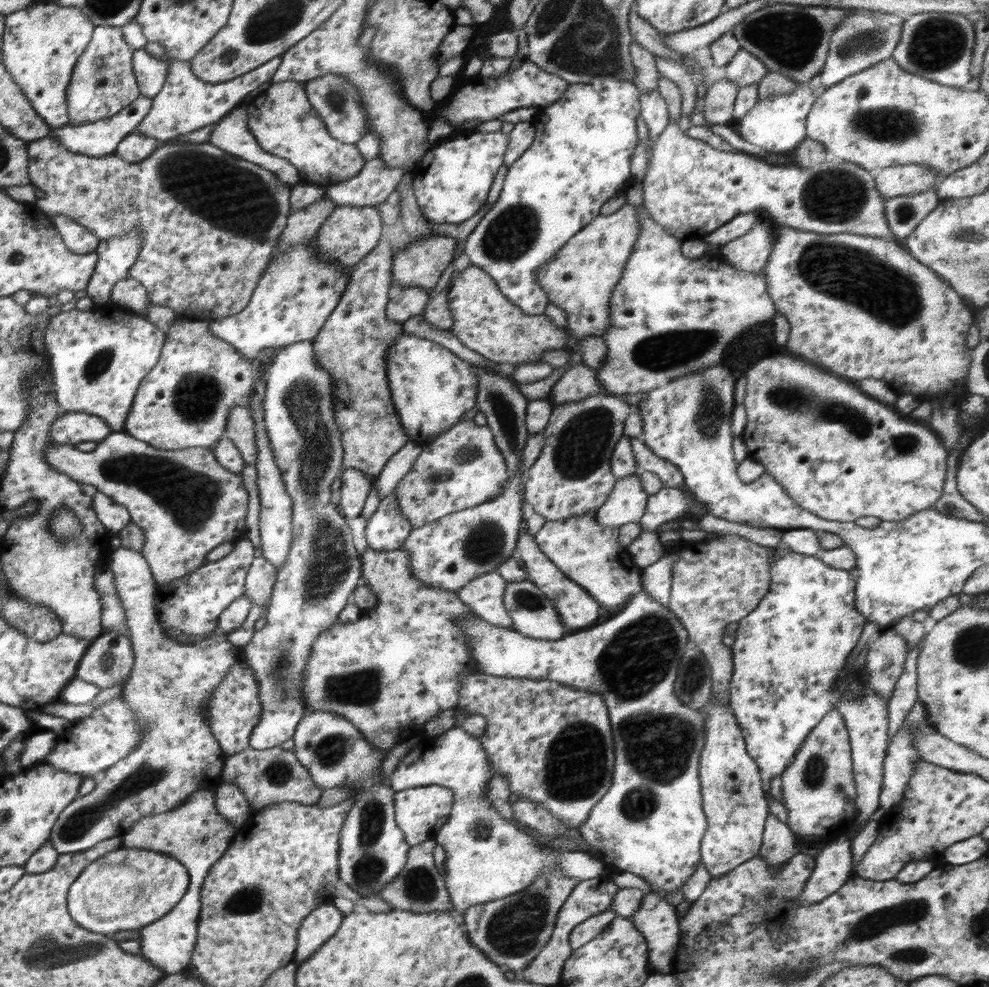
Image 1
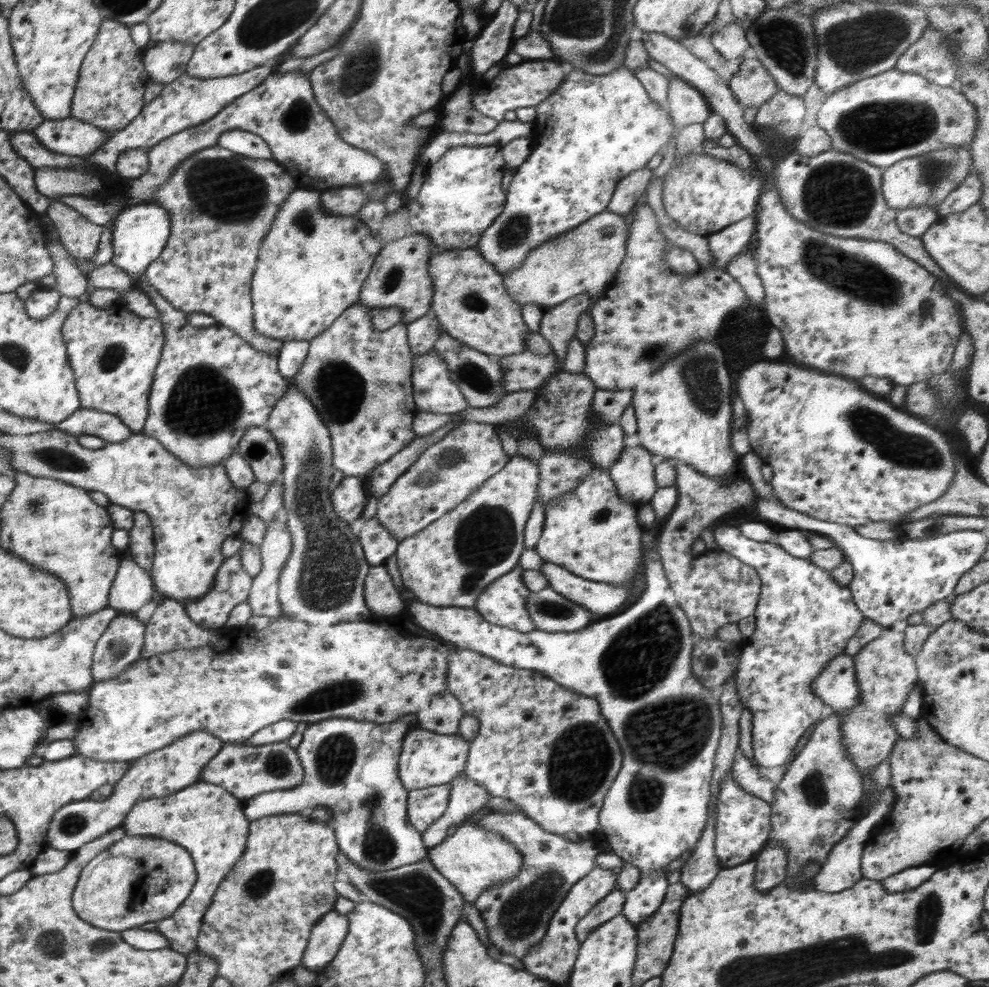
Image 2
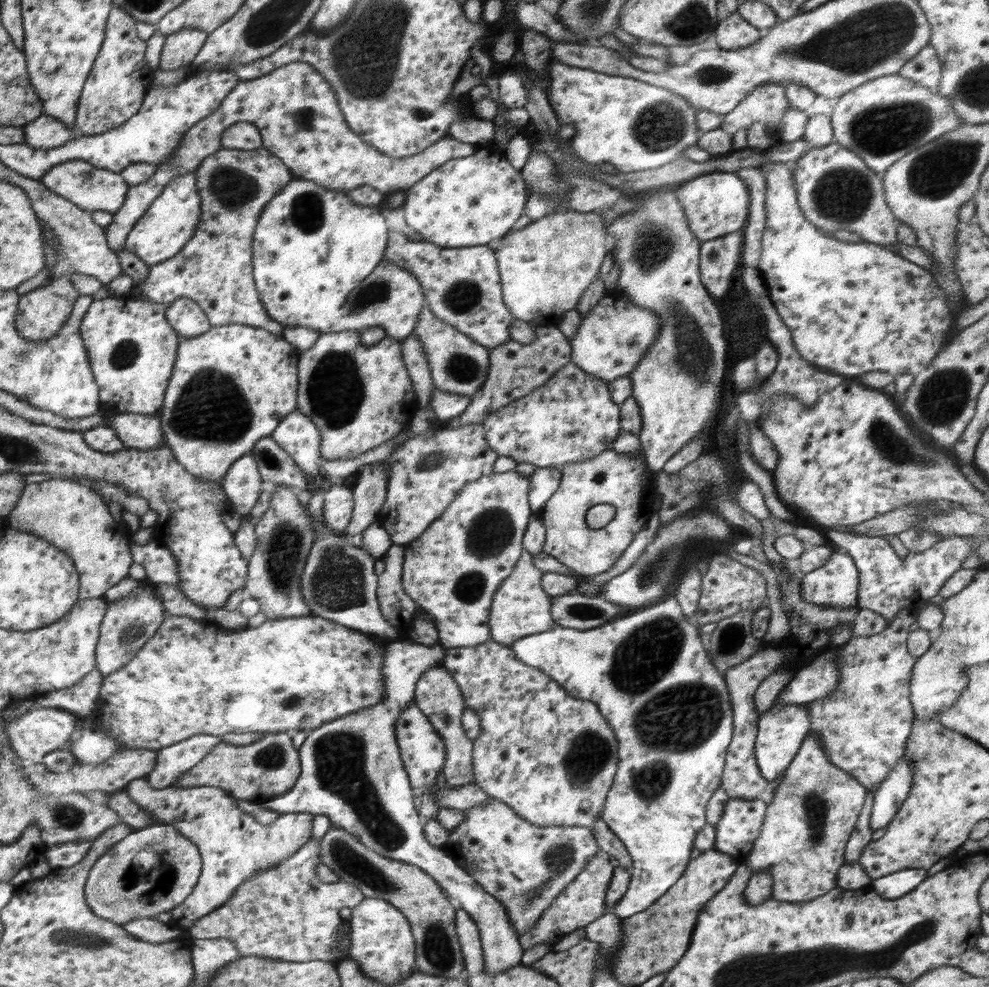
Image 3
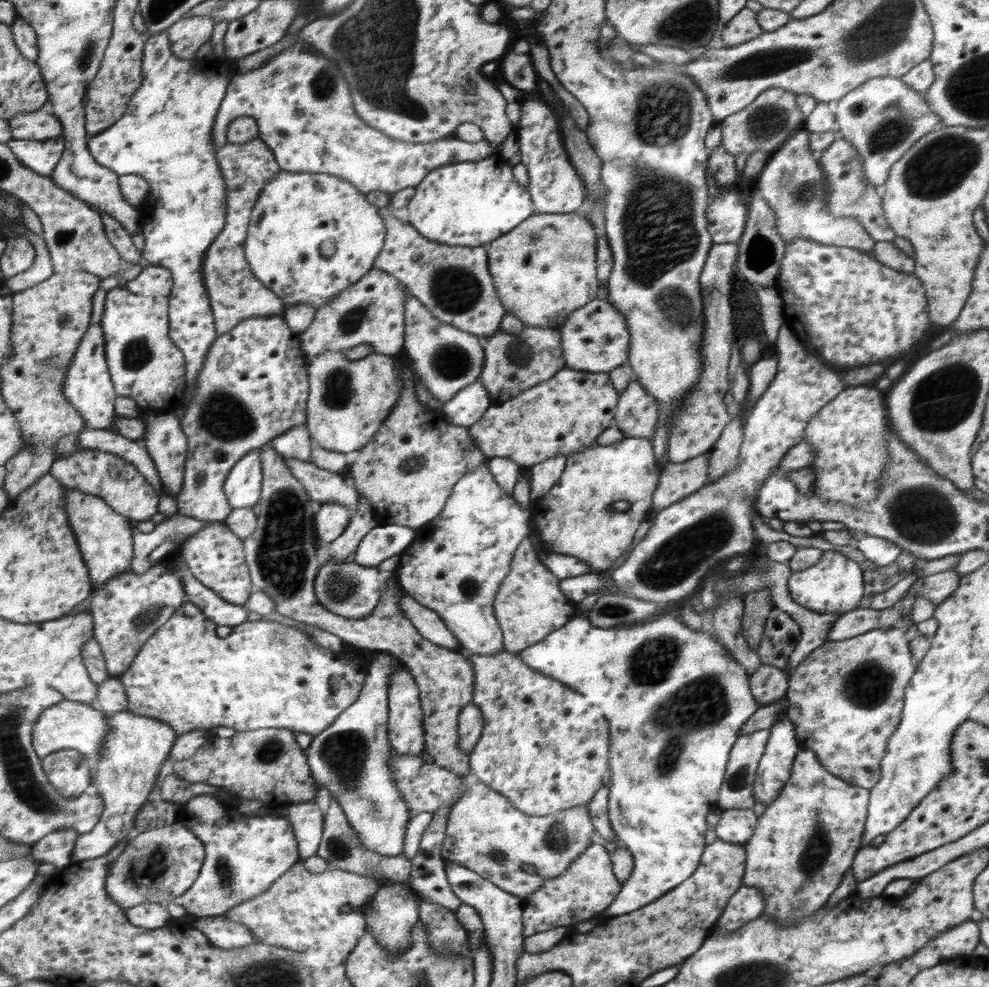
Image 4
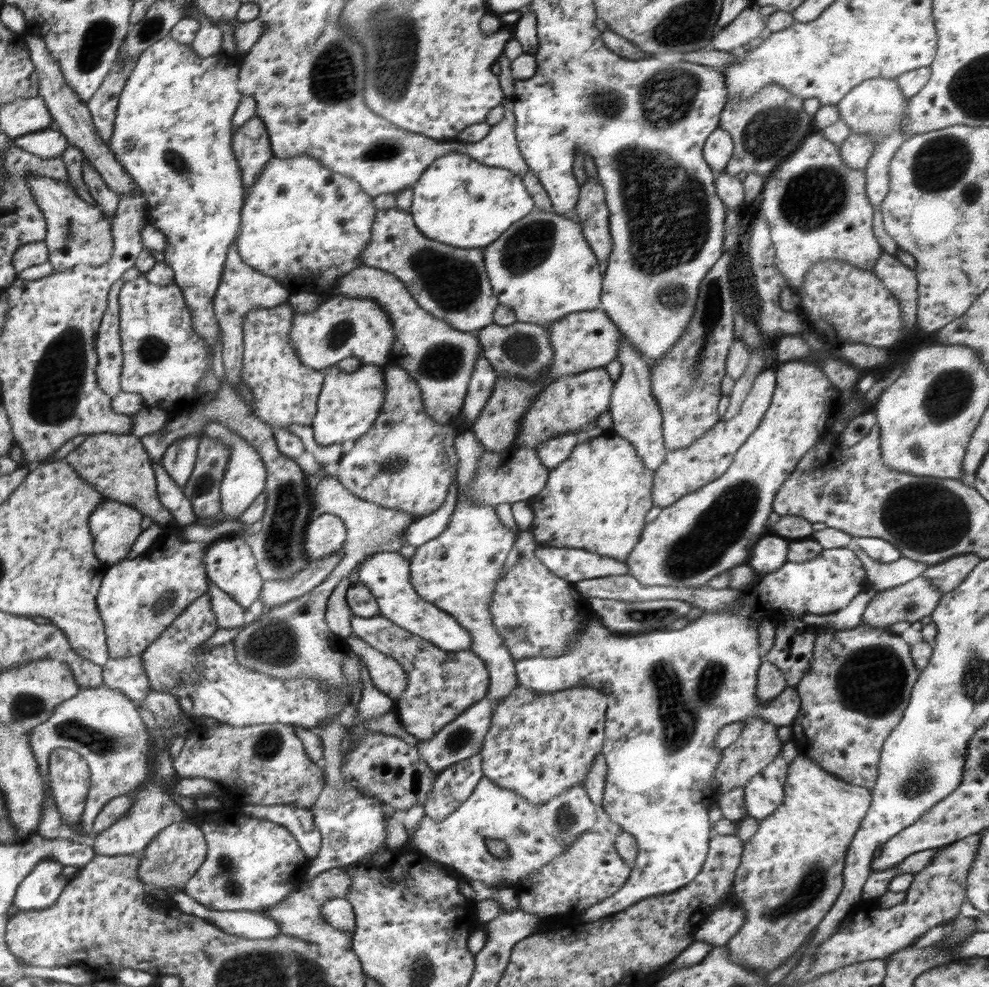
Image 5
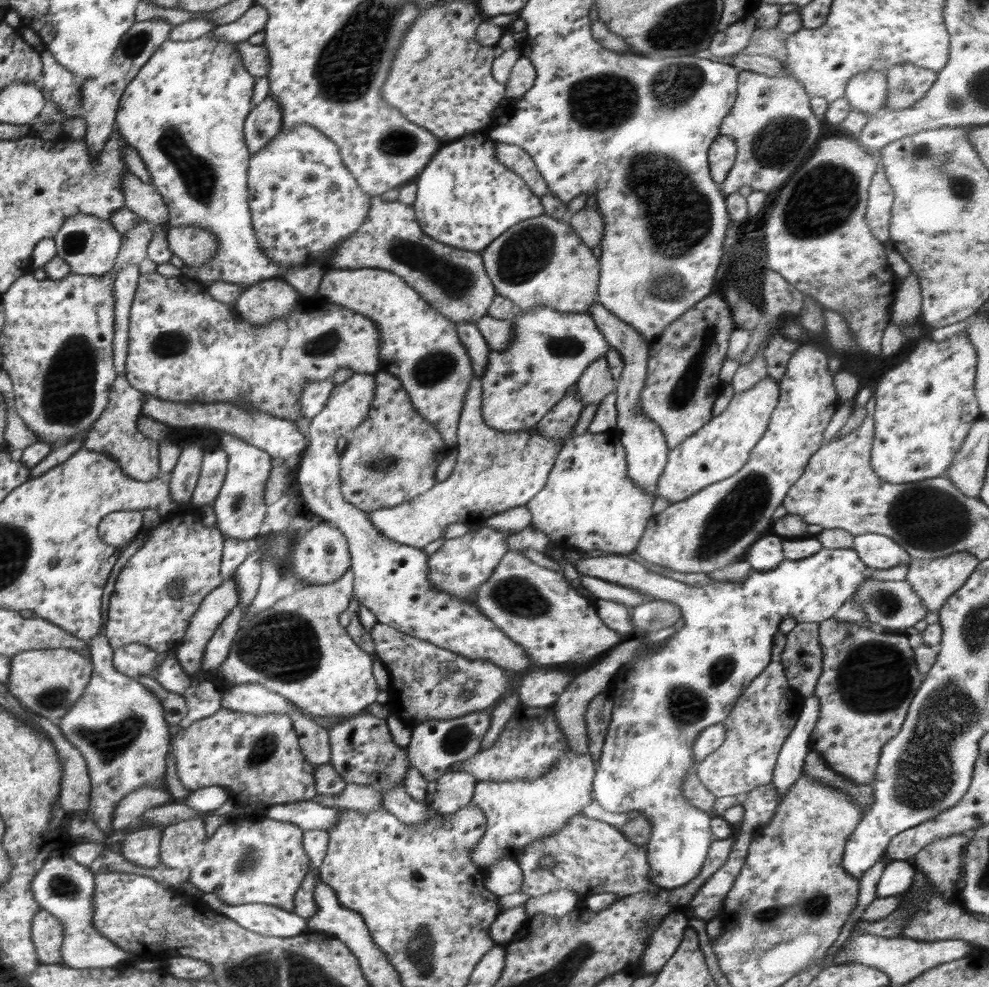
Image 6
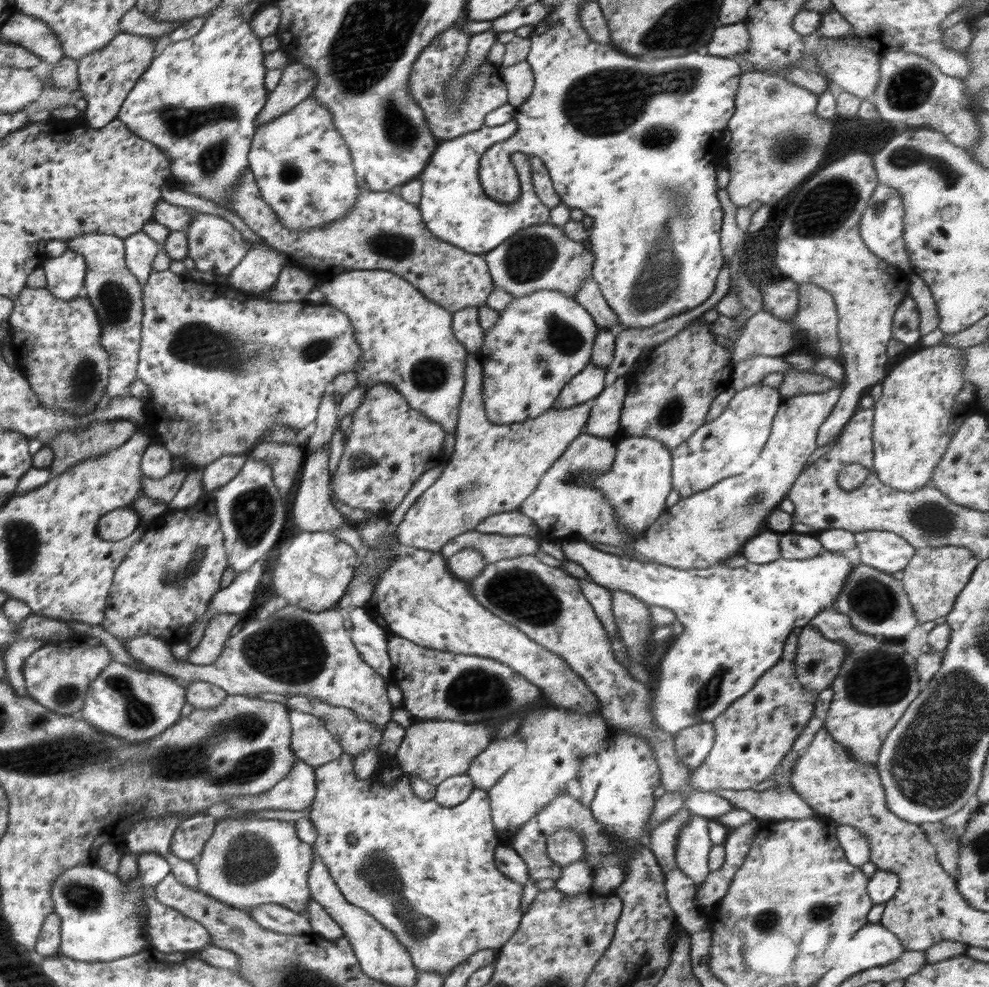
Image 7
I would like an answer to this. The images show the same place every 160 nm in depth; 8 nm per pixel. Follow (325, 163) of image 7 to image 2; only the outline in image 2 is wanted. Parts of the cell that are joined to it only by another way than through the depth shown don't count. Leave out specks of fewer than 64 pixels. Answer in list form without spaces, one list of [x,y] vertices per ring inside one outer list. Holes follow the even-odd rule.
[[[296,188],[294,192],[284,201],[284,205],[278,209],[275,221],[264,237],[261,244],[260,253],[260,270],[255,270],[256,282],[251,282],[251,298],[256,298],[256,314],[254,315],[253,330],[264,336],[279,338],[280,340],[304,340],[309,342],[315,336],[322,334],[335,320],[348,308],[352,303],[357,302],[360,289],[369,275],[371,266],[376,260],[377,254],[382,250],[380,240],[384,234],[372,234],[371,230],[361,222],[356,216],[338,216],[324,213],[322,209],[321,193],[309,188]]]

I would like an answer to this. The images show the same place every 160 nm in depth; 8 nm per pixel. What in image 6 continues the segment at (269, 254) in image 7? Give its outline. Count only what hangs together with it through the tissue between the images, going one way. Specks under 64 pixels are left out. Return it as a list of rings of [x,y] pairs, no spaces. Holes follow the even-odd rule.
[[[207,33],[203,37],[196,38],[193,41],[172,41],[166,40],[160,48],[155,52],[154,56],[150,58],[143,69],[140,70],[139,75],[134,81],[127,87],[124,92],[122,101],[119,105],[119,113],[115,118],[116,129],[120,132],[120,135],[124,136],[124,141],[138,151],[139,156],[144,161],[149,176],[151,176],[151,185],[159,192],[164,199],[166,209],[168,209],[169,223],[168,227],[178,226],[199,226],[205,228],[215,234],[217,238],[217,249],[213,259],[207,263],[202,263],[197,267],[191,267],[184,265],[181,268],[181,272],[184,275],[188,275],[190,278],[198,280],[200,283],[208,286],[211,282],[232,282],[240,283],[244,288],[251,287],[256,283],[272,279],[275,277],[285,276],[286,281],[290,286],[294,287],[300,297],[314,296],[317,293],[318,287],[322,277],[330,270],[328,264],[322,265],[315,263],[307,263],[306,266],[279,266],[270,260],[259,247],[256,242],[254,223],[252,222],[251,202],[250,202],[250,185],[248,184],[248,170],[250,169],[250,153],[248,147],[246,147],[246,141],[244,141],[244,123],[245,118],[248,117],[252,110],[252,99],[255,97],[255,84],[256,78],[250,75],[248,71],[242,65],[240,61],[240,53],[236,51],[235,43],[220,42],[215,38],[215,34]]]

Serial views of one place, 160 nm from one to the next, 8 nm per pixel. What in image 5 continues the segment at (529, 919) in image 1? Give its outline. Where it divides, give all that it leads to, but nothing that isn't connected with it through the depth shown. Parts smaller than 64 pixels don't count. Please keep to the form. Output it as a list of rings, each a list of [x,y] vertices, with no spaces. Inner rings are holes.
[[[483,776],[472,794],[444,820],[432,820],[429,816],[424,815],[412,838],[416,843],[416,849],[425,853],[427,858],[445,864],[450,870],[468,879],[477,880],[490,886],[499,886],[505,882],[510,882],[514,886],[524,877],[566,852],[582,833],[591,830],[595,824],[597,809],[597,806],[586,794],[582,782],[575,784],[560,796],[555,796],[544,804],[532,804],[513,790],[500,788],[495,782],[489,781]],[[490,838],[502,840],[506,844],[508,854],[510,854],[508,859],[503,861],[488,852],[486,840],[490,840]]]

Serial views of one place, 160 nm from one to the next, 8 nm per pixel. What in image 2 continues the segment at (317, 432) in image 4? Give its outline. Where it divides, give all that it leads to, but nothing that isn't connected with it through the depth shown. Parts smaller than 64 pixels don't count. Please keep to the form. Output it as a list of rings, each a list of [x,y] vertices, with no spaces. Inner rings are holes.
[[[352,303],[346,308],[322,334],[315,336],[307,342],[308,354],[299,368],[297,378],[295,378],[301,393],[310,399],[310,402],[316,407],[321,421],[329,428],[333,450],[333,469],[343,472],[346,477],[361,477],[363,479],[368,474],[371,474],[373,470],[376,470],[385,460],[392,458],[397,452],[400,452],[407,444],[410,444],[417,438],[416,433],[413,431],[413,420],[417,410],[414,404],[411,383],[414,355],[410,351],[407,333],[401,328],[383,331],[376,330],[371,321],[372,311],[371,308],[365,307],[360,303]]]

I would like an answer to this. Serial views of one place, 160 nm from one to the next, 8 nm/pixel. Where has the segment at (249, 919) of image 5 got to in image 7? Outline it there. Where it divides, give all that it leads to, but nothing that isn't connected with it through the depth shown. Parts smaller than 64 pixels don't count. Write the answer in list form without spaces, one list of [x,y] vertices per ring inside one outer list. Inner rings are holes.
[[[268,903],[244,911],[262,928],[267,928],[280,934],[300,935],[311,932],[309,918],[305,914],[294,912],[282,905]]]

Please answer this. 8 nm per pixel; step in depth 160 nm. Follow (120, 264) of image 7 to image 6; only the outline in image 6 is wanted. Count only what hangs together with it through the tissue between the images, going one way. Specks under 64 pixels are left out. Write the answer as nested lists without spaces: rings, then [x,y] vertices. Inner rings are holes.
[[[90,214],[72,216],[64,221],[62,228],[53,237],[58,256],[71,266],[74,274],[100,276],[109,273],[115,266],[120,247],[122,246],[122,235],[104,219],[94,218]],[[125,374],[117,376],[110,392],[110,404],[99,420],[87,431],[82,448],[90,452],[109,454],[126,476],[148,482],[159,478],[161,472],[158,462],[159,442],[144,436],[137,429],[136,421],[142,413],[144,401],[144,393],[131,385]]]

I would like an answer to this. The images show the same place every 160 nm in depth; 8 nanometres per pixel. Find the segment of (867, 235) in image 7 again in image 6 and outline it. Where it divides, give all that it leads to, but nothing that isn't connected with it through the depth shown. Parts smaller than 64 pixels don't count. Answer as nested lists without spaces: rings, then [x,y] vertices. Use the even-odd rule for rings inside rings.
[[[878,169],[868,189],[865,218],[872,234],[882,243],[889,240],[893,200],[894,191],[887,181],[884,169]]]

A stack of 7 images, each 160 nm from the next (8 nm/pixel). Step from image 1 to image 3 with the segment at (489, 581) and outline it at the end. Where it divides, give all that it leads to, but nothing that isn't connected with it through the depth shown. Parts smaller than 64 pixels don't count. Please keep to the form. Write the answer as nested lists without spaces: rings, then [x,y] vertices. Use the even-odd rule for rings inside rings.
[[[522,550],[521,558],[514,566],[514,571],[500,584],[492,599],[488,616],[488,627],[491,639],[497,643],[513,644],[515,639],[538,634],[555,627],[550,615],[550,595],[542,590],[544,573],[534,565],[534,555]]]

